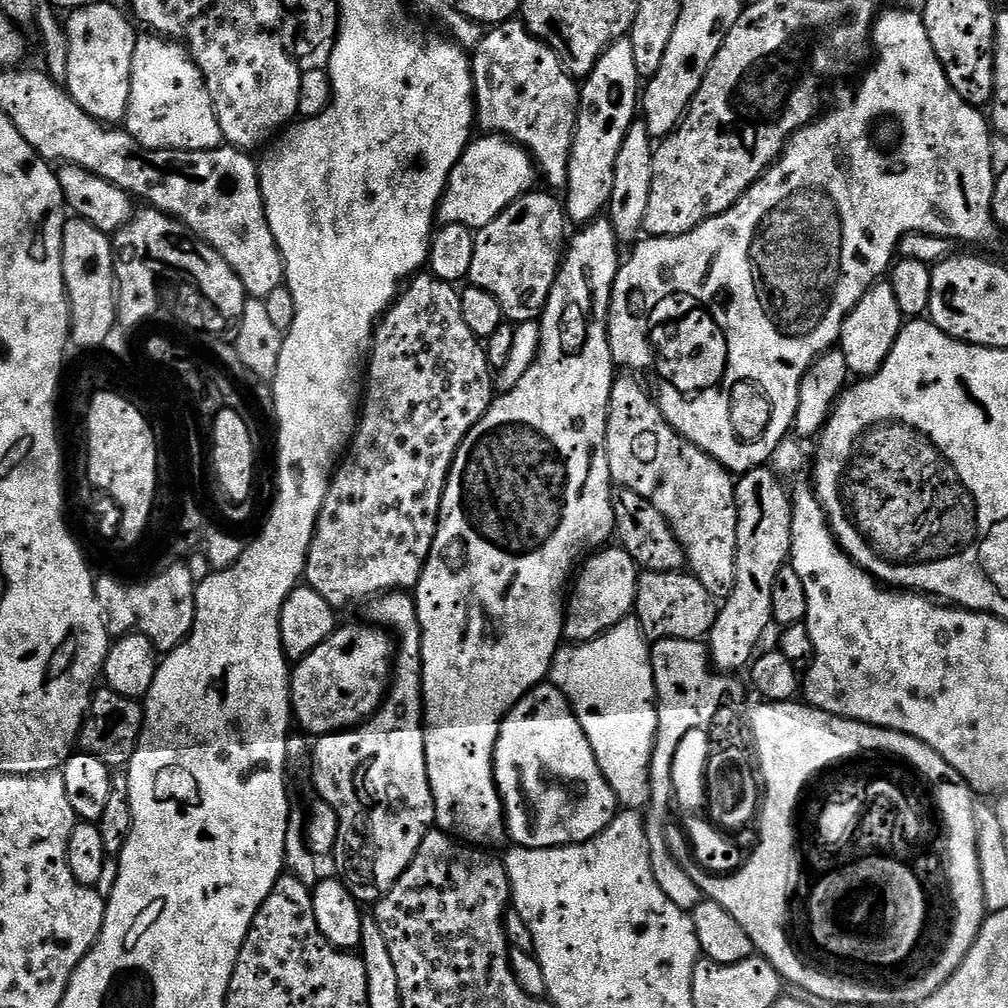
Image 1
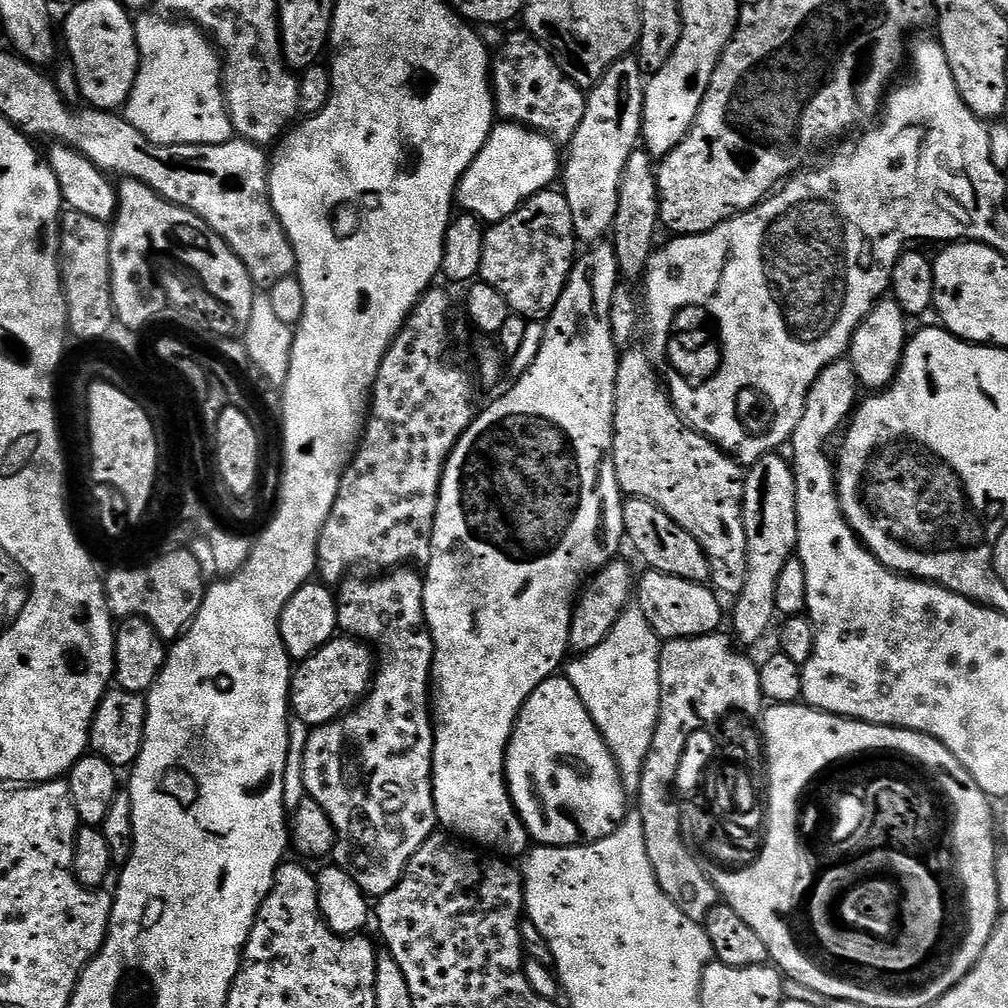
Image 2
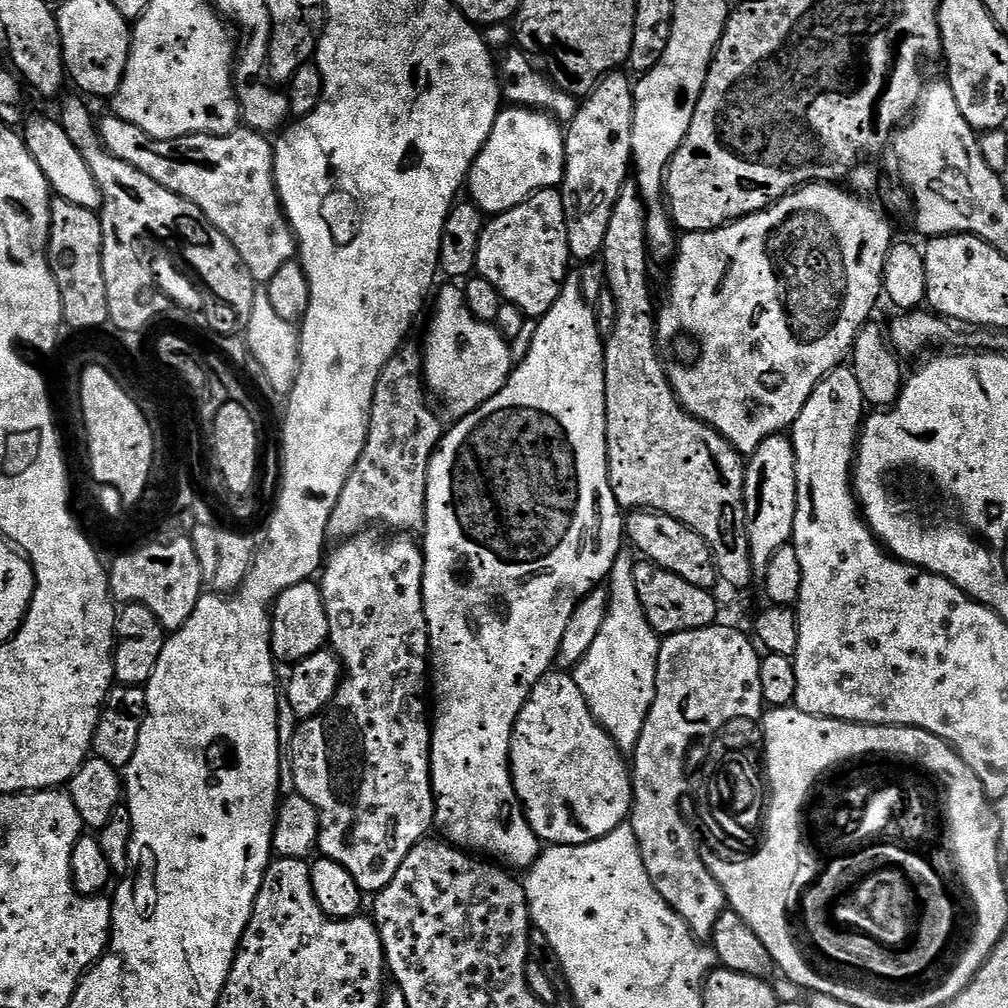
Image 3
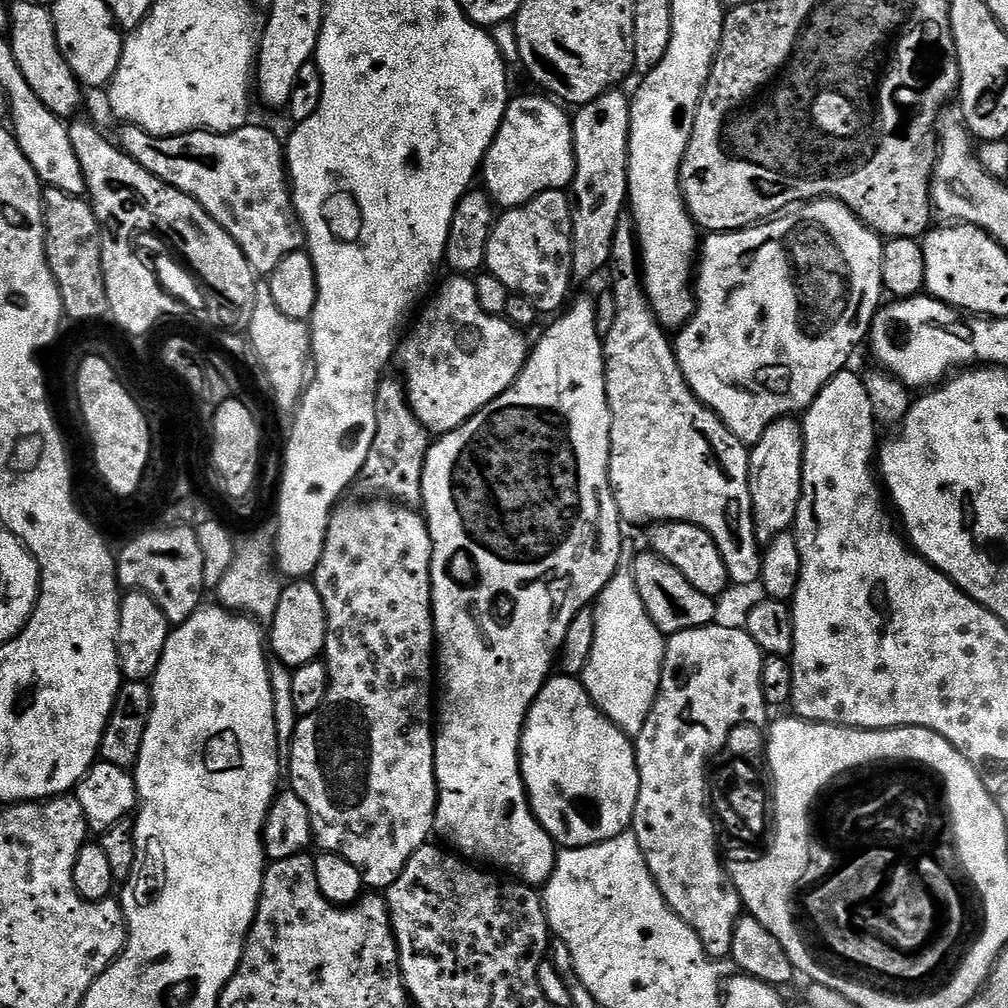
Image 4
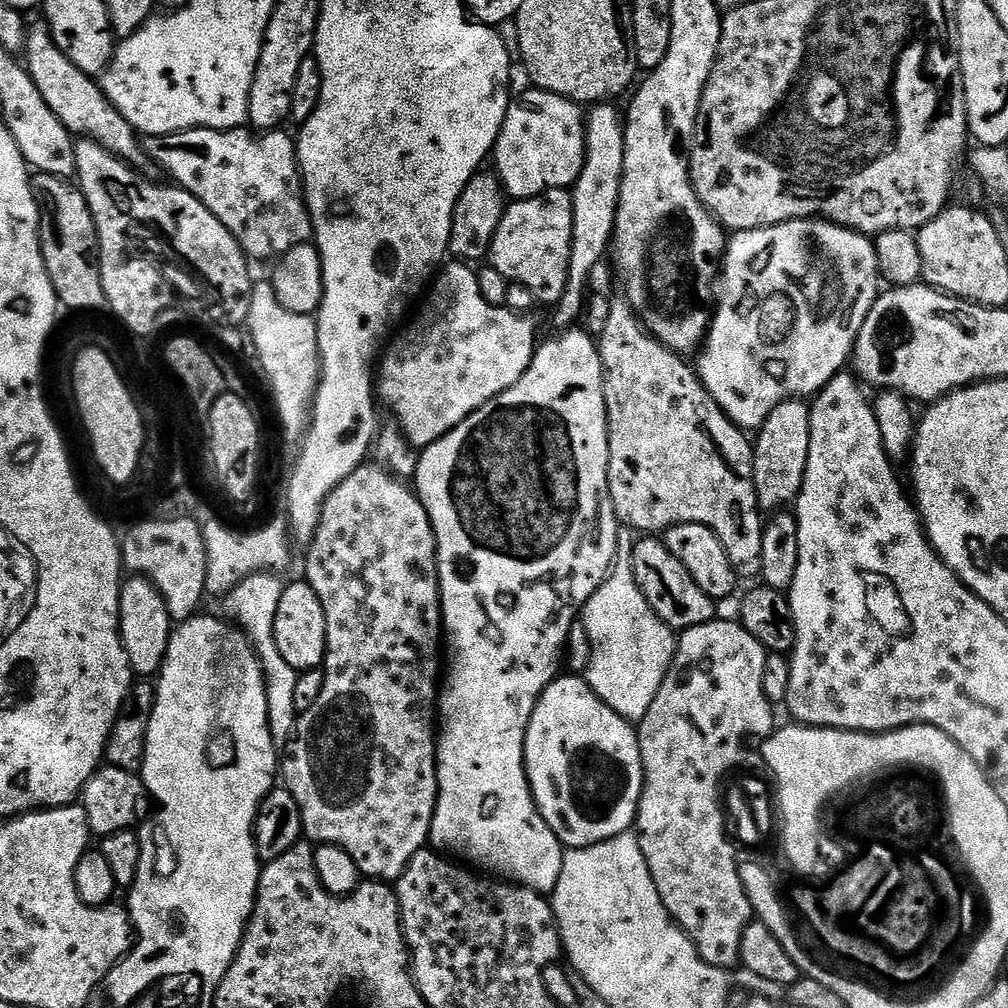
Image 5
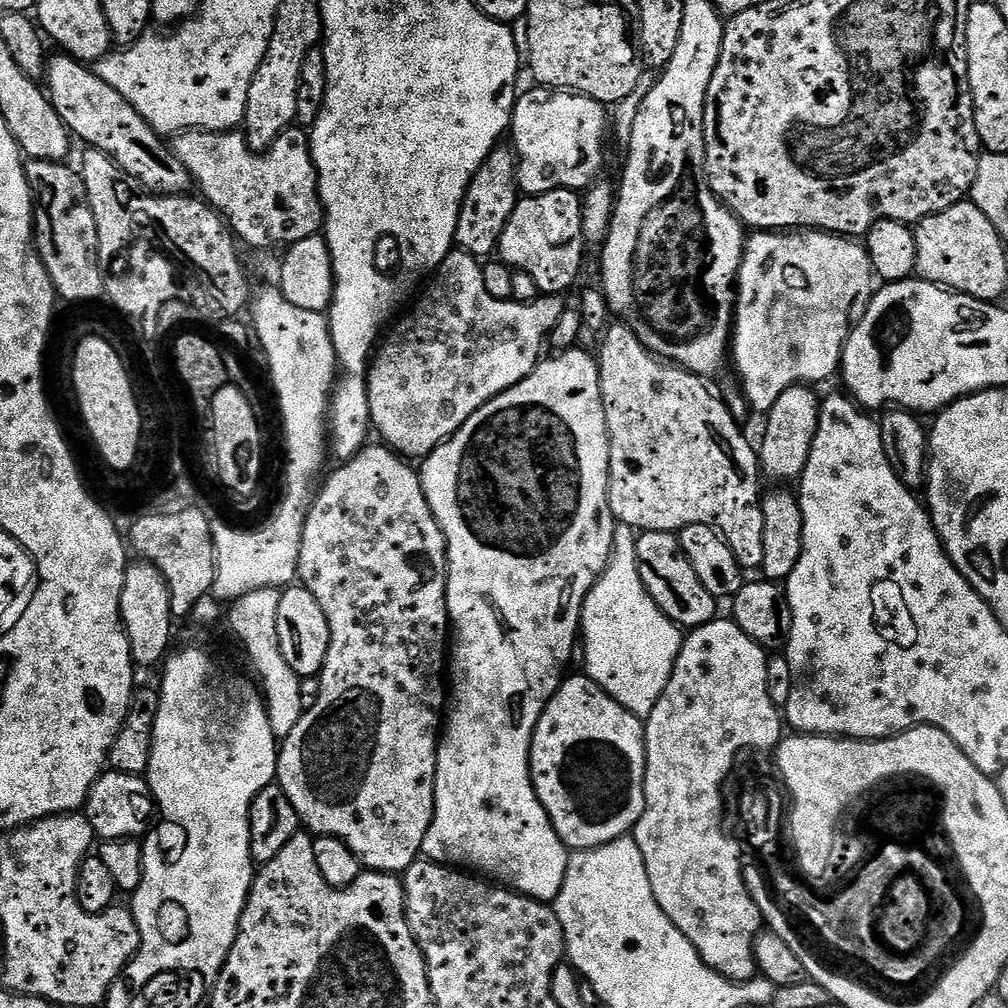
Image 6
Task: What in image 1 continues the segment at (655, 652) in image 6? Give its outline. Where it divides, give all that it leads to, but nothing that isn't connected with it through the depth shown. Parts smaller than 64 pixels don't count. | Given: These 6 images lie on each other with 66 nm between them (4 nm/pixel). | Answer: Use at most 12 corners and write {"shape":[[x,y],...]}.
{"shape":[[629,618],[556,653],[617,801],[647,809],[658,730],[650,641]]}

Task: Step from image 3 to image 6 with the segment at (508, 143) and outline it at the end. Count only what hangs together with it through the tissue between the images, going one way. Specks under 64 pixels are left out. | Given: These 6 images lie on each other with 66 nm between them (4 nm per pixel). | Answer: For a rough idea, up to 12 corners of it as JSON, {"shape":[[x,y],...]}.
{"shape":[[521,91],[519,191],[587,189],[609,122],[589,96]]}

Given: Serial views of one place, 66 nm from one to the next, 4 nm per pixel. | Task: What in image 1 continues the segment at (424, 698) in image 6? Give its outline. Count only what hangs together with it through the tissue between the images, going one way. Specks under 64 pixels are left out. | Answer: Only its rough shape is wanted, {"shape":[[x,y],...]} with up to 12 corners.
{"shape":[[415,599],[367,601],[394,648],[363,724],[311,745],[357,900],[402,878],[436,807]]}

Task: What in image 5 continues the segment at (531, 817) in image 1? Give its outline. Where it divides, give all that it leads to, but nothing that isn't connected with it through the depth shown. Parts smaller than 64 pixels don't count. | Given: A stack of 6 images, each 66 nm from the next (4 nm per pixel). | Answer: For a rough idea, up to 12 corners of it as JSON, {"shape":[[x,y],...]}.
{"shape":[[557,675],[524,739],[565,849],[635,825],[640,737],[583,675]]}

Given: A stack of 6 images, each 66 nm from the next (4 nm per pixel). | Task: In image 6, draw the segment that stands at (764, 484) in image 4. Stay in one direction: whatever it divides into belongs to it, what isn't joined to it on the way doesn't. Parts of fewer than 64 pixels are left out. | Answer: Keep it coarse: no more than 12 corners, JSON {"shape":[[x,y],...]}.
{"shape":[[795,384],[766,414],[763,479],[799,481],[821,397]]}

